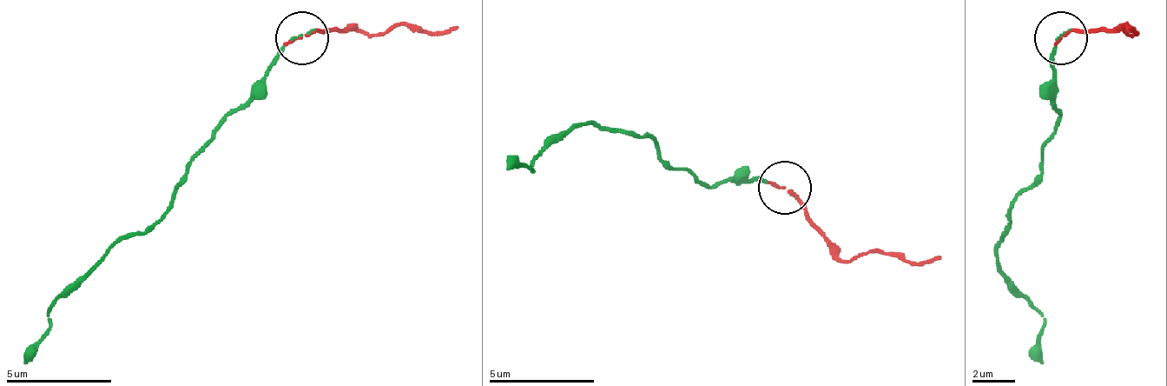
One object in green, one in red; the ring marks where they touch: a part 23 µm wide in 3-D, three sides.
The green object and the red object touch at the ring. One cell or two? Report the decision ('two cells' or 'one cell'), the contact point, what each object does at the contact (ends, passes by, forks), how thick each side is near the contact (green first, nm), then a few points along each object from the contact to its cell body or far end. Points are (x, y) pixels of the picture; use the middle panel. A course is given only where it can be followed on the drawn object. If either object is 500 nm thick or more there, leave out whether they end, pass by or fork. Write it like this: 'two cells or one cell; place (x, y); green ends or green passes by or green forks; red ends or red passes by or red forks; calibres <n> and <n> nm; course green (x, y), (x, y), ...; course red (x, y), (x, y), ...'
two cells; place (785, 187); green ends; red ends; calibres 90 and 160 nm; course green (783, 189), (762, 178), (704, 183), (672, 168), (656, 141), (598, 125), (571, 125), (535, 173), (508, 162); course red (783, 189), (847, 262), (884, 252), (910, 262), (942, 257)

